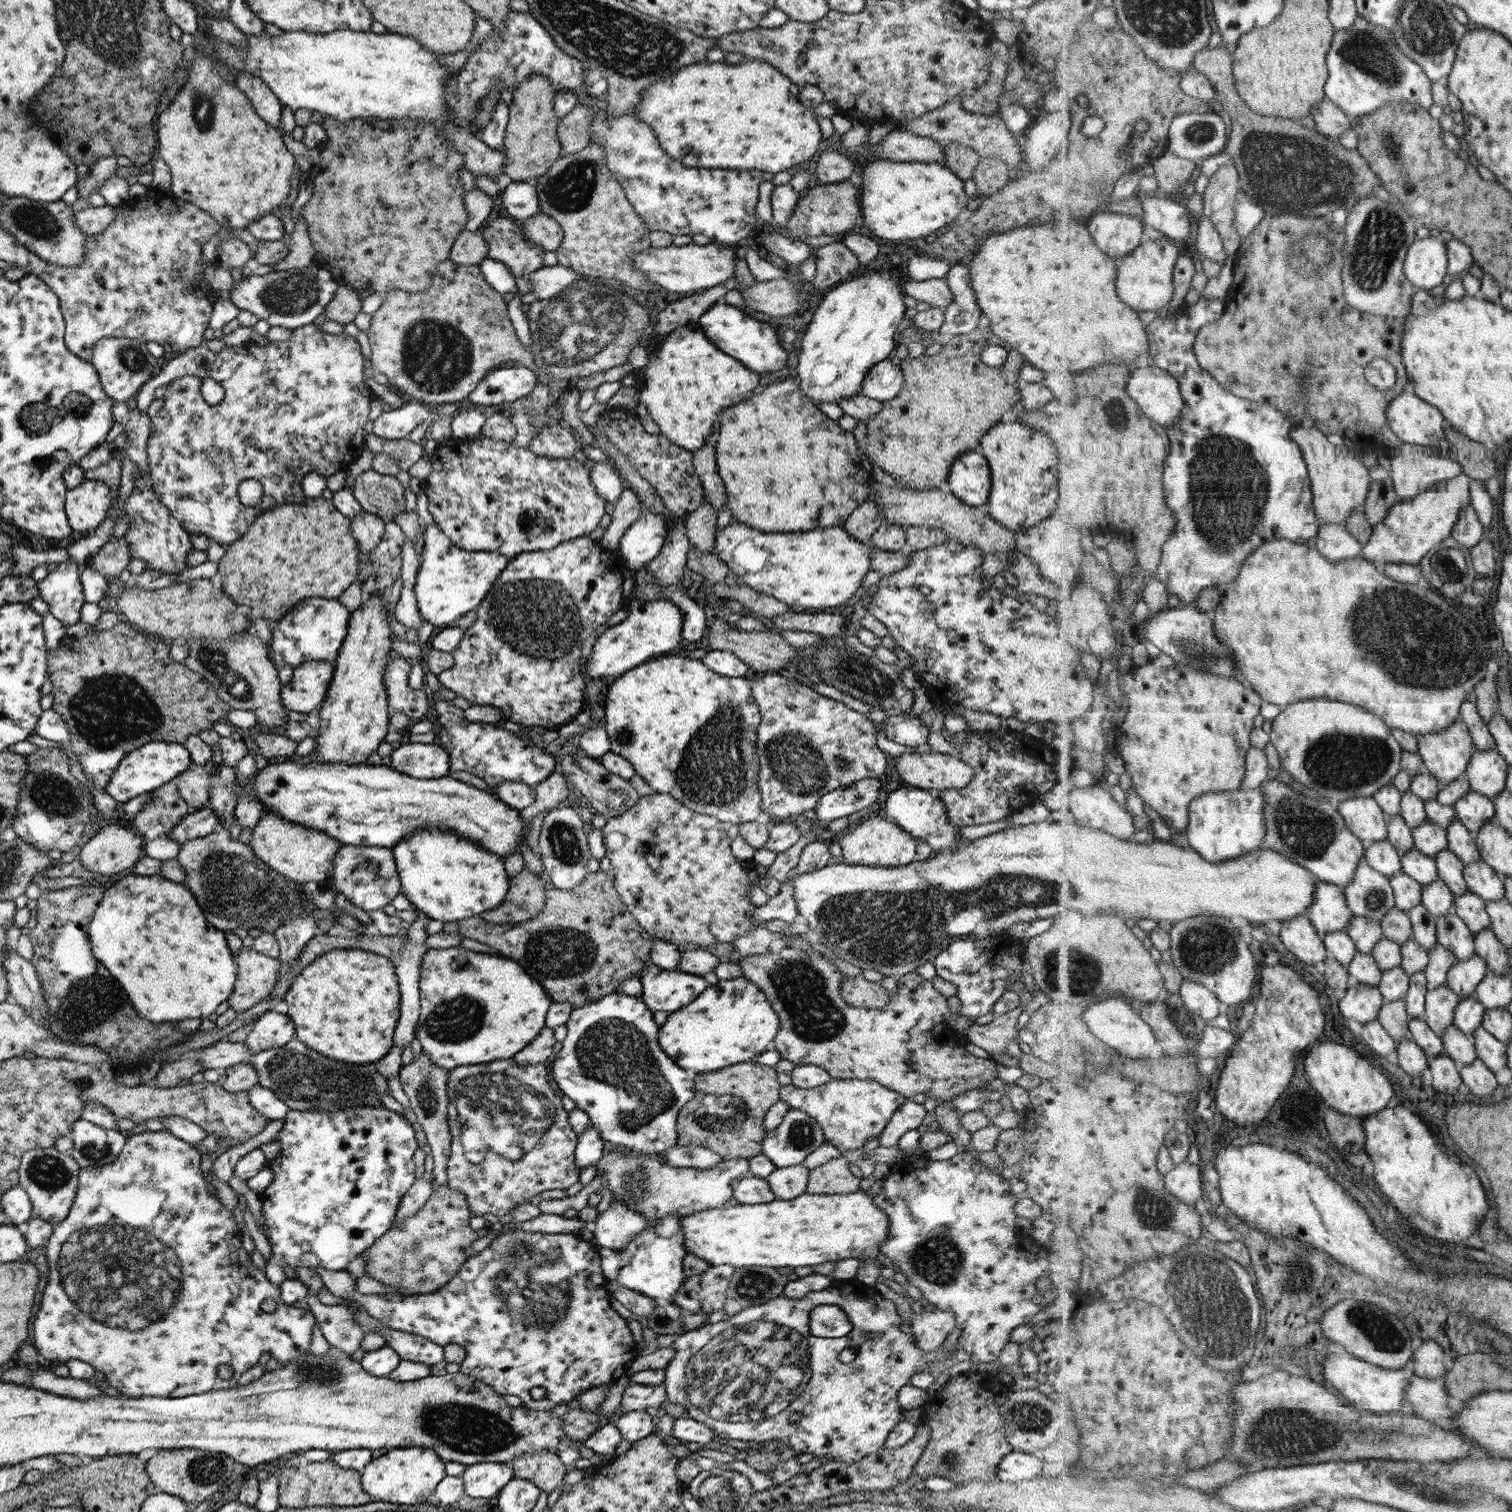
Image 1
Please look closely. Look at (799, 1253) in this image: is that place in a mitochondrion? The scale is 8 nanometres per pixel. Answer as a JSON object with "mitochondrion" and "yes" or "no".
{"mitochondrion":"no"}

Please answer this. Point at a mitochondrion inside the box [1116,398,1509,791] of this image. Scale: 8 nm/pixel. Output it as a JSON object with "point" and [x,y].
{"point":[1388,627]}

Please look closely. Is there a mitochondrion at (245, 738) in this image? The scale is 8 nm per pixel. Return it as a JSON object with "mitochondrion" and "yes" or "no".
{"mitochondrion":"no"}

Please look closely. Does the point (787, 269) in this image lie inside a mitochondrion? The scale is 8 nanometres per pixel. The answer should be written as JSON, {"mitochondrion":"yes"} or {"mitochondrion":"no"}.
{"mitochondrion":"no"}

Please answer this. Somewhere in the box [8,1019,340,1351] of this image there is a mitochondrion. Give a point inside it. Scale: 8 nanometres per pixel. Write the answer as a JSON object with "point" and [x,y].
{"point":[126,1278]}

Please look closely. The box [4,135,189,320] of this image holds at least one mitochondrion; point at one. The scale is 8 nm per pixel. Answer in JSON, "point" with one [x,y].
{"point":[43,225]}

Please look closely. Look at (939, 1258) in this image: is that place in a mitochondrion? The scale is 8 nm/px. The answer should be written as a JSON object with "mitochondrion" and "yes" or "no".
{"mitochondrion":"yes"}

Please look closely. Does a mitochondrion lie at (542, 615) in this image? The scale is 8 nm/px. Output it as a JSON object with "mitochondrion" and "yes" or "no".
{"mitochondrion":"yes"}

